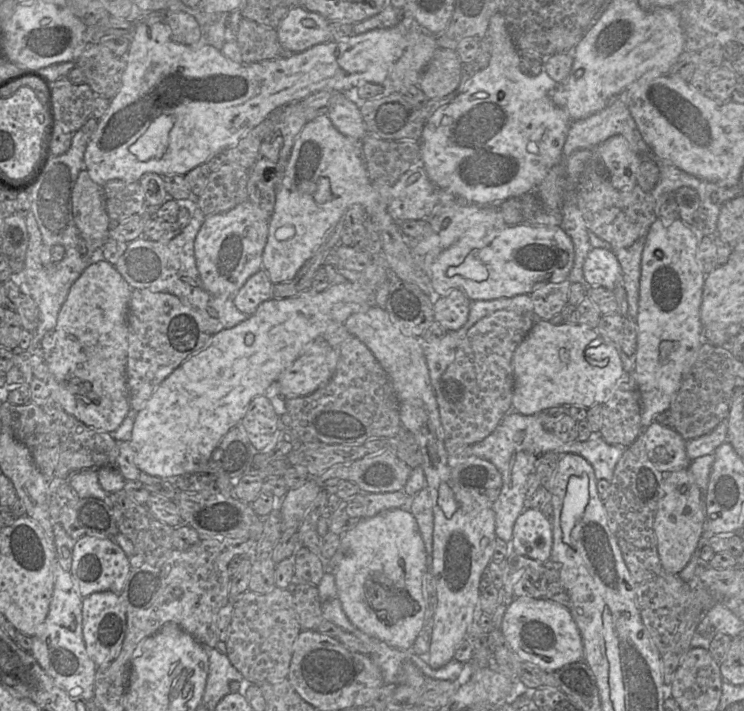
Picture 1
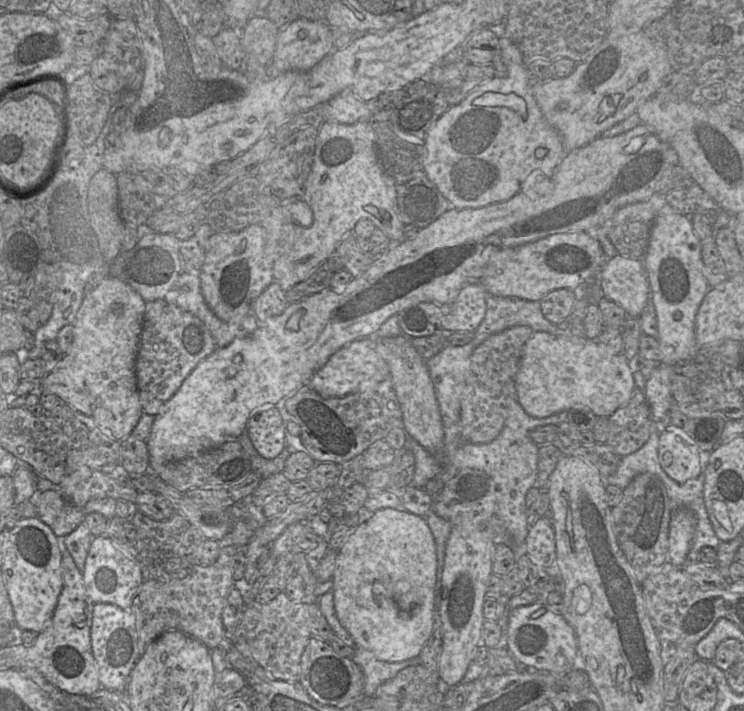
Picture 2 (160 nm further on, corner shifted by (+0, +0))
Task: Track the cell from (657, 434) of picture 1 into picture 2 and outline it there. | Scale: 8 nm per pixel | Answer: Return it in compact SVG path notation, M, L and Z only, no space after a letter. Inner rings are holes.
M670 426L661 429L658 456L665 473L673 480L684 483L704 473L710 452L702 452L686 432Z

